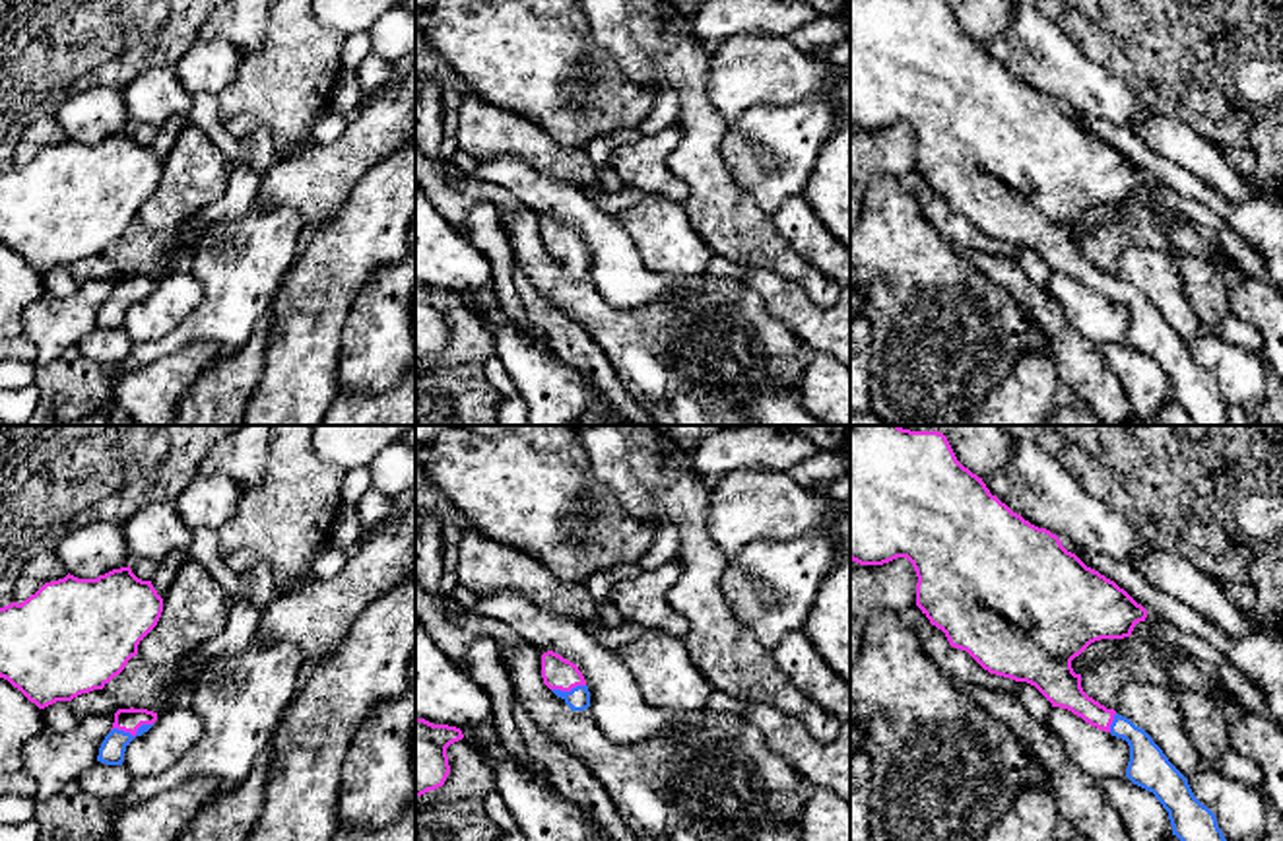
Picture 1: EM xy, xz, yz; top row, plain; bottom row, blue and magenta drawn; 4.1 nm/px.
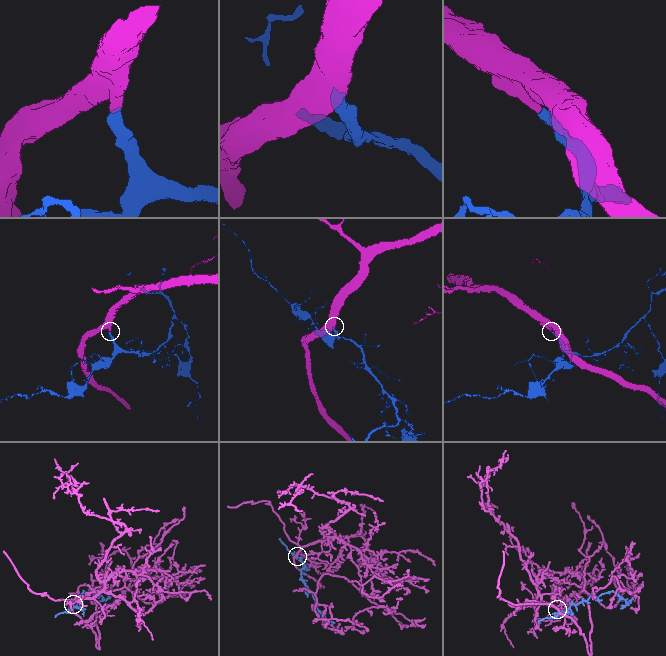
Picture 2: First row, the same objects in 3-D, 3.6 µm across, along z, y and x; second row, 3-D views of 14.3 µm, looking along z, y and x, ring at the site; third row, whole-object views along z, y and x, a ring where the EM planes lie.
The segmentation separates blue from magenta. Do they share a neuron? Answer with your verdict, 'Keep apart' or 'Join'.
Join

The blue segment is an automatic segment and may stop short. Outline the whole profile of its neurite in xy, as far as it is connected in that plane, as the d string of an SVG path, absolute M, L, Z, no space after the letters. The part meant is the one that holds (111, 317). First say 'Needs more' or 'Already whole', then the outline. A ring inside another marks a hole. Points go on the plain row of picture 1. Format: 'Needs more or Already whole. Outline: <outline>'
Needs more. Outline: M118 274L111 297L105 301L97 326L107 330L122 330L126 311L148 297L157 286L157 278L148 274Z

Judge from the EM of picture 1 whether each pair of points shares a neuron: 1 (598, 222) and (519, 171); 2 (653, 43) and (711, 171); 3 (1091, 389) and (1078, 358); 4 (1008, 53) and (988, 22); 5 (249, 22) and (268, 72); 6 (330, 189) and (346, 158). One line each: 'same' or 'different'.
1: same
2: same
3: same
4: different
5: different
6: same

